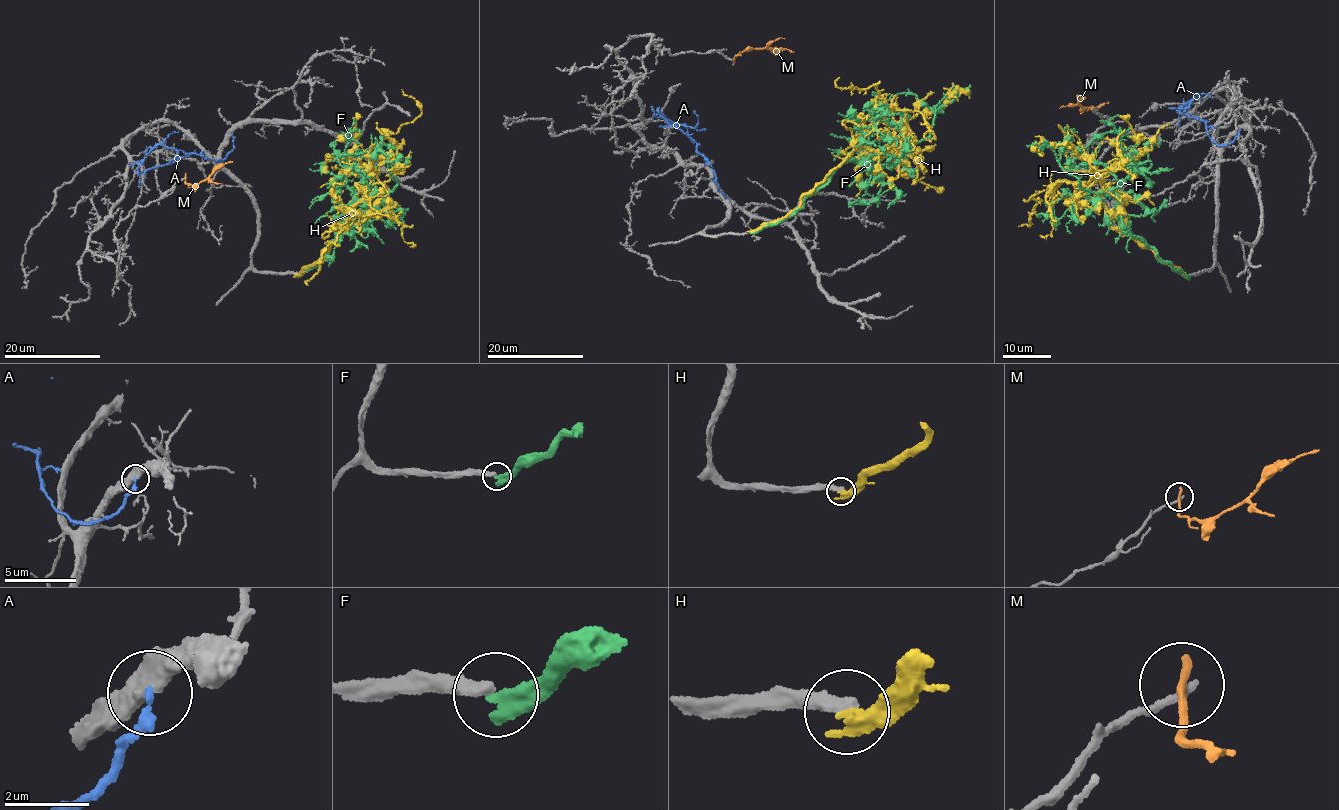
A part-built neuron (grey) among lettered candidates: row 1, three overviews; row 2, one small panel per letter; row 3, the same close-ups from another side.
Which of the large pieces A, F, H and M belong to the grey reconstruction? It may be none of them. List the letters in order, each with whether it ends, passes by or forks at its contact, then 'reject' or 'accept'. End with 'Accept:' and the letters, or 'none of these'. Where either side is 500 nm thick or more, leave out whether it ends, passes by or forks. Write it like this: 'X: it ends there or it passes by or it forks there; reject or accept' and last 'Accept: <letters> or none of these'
A: it ends there; reject
F: it ends there; reject
H: it ends there; reject
M: it ends there; reject
Accept: none of these

